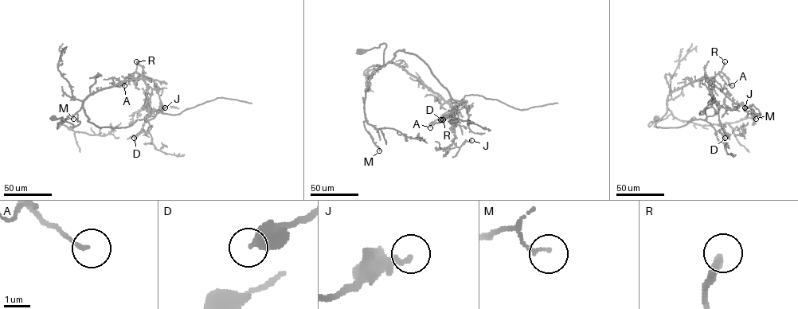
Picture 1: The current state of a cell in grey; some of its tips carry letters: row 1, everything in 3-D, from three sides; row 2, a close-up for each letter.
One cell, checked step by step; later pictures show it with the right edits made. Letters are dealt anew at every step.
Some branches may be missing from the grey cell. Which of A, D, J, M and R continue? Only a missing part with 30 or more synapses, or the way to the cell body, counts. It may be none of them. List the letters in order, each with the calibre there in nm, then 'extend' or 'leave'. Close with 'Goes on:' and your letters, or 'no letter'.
A: 140 nm | leave
D: 400 nm | leave
J: 260 nm | leave
M: 110 nm | leave
R: 320 nm | leave
Goes on: no letter

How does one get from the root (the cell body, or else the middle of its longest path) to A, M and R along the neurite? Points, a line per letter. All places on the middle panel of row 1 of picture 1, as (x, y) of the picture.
A: (360, 51), (385, 43), (383, 66), (389, 61), (399, 64), (451, 106), (430, 123), (430, 127)
M: (360, 51), (386, 44), (384, 65), (371, 74), (364, 105), (364, 127), (379, 150)
R: (360, 51), (385, 43), (383, 66), (389, 61), (399, 64), (451, 106), (442, 115), (443, 119)

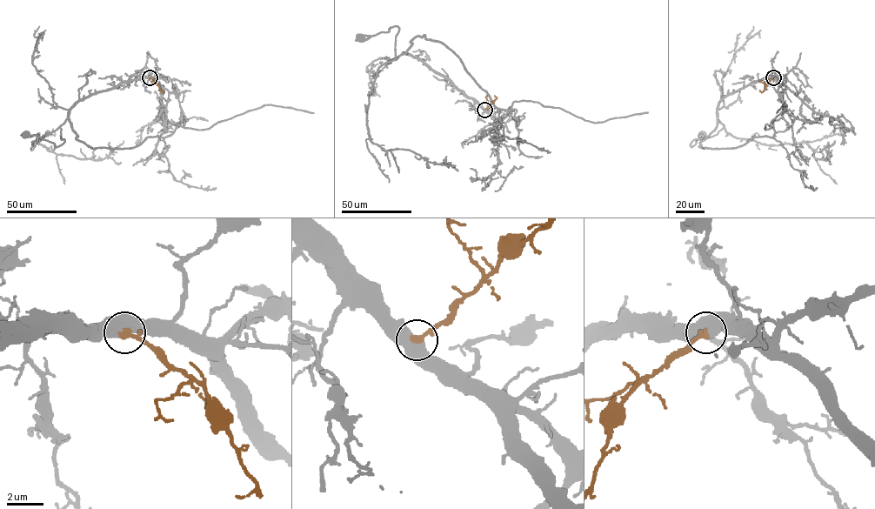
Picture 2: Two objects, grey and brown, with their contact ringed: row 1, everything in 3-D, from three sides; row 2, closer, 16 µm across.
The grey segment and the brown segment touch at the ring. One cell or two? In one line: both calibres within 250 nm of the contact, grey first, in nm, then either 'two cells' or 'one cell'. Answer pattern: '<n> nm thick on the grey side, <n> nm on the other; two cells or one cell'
550 nm thick on the grey side, 380 nm on the other; one cell

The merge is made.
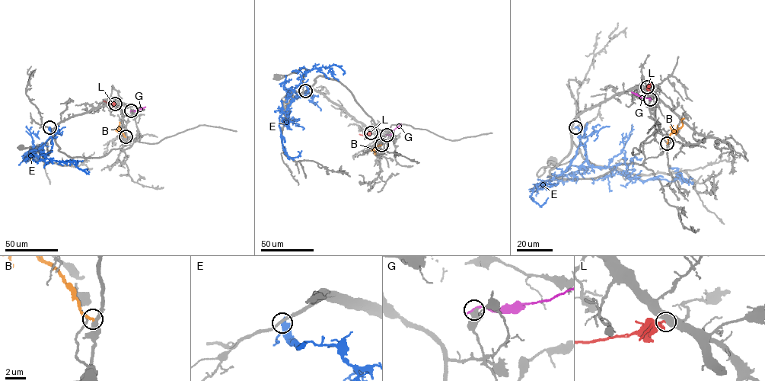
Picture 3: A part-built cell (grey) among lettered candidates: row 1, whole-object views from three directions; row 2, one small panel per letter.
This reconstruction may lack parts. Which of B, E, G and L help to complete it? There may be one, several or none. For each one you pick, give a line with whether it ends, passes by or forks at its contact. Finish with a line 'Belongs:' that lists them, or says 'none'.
Belongs: none

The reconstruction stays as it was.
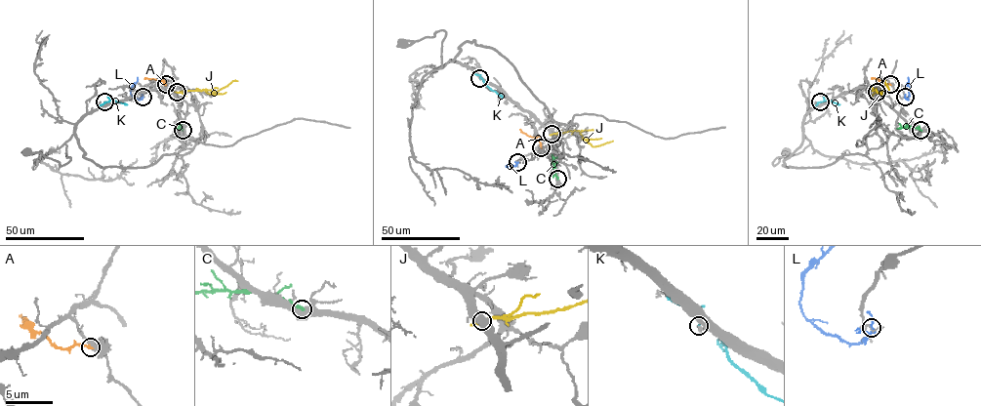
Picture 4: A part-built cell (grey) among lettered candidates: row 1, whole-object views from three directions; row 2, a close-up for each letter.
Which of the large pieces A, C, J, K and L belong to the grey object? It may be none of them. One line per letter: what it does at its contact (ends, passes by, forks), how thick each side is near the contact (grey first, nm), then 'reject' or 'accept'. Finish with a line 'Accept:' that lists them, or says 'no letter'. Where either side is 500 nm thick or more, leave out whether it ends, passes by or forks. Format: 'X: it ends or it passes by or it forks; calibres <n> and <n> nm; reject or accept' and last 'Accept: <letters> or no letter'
A: calibres 550 and 170 nm; reject
C: calibres 650 and 240 nm; reject
J: calibres 550 and 240 nm; reject
K: it passes by; calibres 280 and 130 nm; accept
L: it forks; calibres 120 and 130 nm; reject
Accept: K

